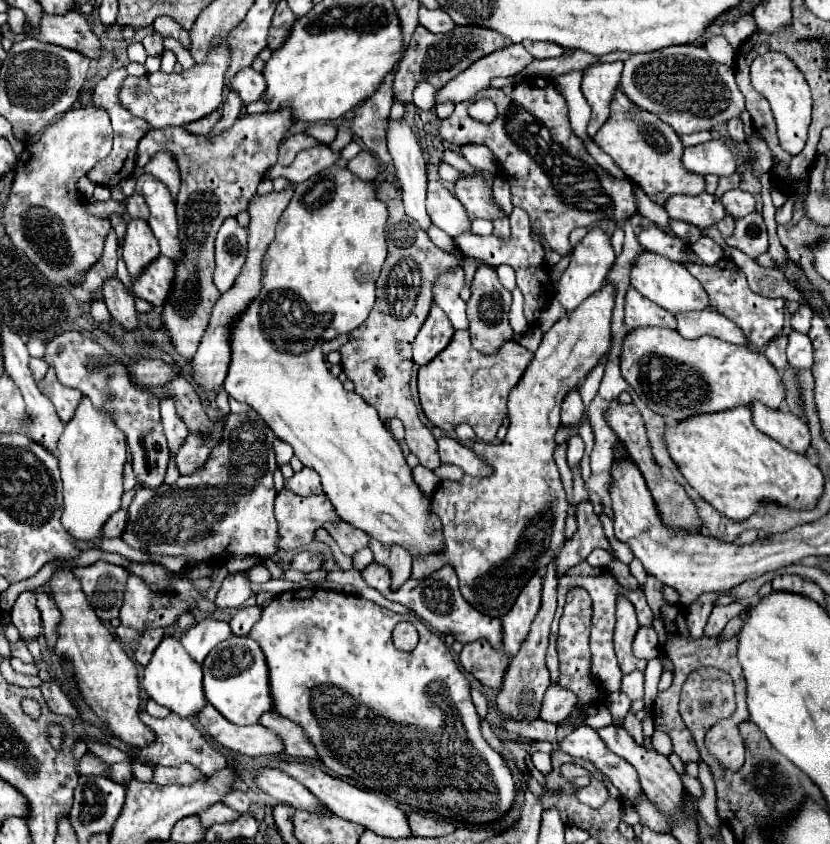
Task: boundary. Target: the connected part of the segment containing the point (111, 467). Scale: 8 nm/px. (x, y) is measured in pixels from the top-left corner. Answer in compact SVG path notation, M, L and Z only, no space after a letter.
M88 397L82 399L74 419L66 425L58 441L58 463L64 483L64 529L80 541L96 543L102 539L102 527L112 513L120 509L122 467L126 463L126 439L114 419L96 411Z

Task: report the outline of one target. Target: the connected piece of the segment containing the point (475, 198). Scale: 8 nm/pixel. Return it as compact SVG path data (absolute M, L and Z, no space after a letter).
M466 175L466 179L456 181L454 193L456 193L456 197L460 199L460 203L466 207L470 219L482 217L482 219L494 221L494 219L498 219L498 217L504 217L504 211L496 209L496 207L490 203L492 189L490 189L490 187L486 185L486 181L484 181L482 177L478 177L478 175Z

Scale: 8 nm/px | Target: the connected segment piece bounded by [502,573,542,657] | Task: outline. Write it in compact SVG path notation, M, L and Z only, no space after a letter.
M536 573L526 583L524 591L518 595L514 607L502 617L504 627L504 649L508 657L514 657L530 631L530 623L540 609L540 595L542 595L542 577Z

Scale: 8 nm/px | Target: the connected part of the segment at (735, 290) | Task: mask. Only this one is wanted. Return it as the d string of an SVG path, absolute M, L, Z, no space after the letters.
M730 257L722 259L720 263L712 265L712 267L694 265L694 263L688 263L686 267L706 289L712 307L716 311L720 311L724 317L738 323L742 327L742 331L746 333L748 341L752 343L752 347L756 347L756 351L762 351L780 333L780 329L784 325L784 299L768 299L768 297L756 295L748 287L744 271Z

